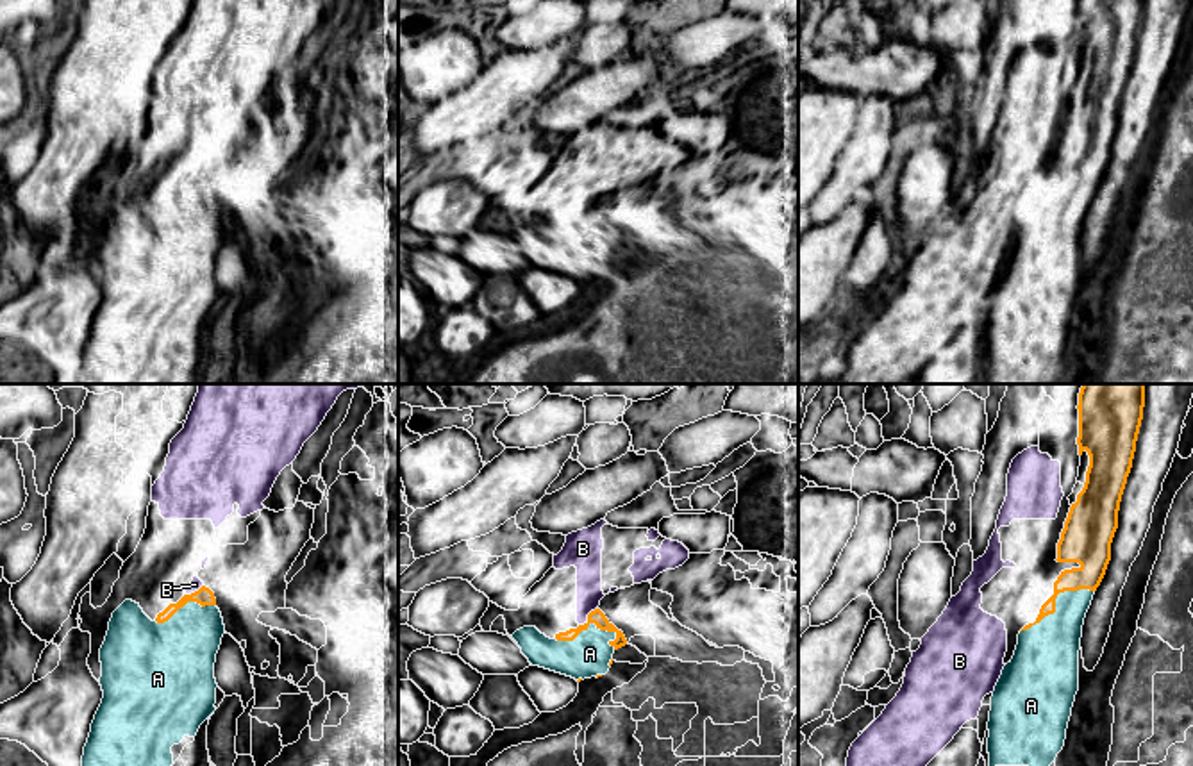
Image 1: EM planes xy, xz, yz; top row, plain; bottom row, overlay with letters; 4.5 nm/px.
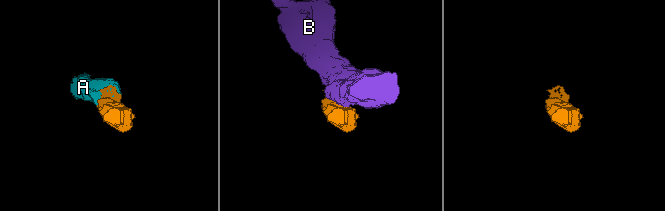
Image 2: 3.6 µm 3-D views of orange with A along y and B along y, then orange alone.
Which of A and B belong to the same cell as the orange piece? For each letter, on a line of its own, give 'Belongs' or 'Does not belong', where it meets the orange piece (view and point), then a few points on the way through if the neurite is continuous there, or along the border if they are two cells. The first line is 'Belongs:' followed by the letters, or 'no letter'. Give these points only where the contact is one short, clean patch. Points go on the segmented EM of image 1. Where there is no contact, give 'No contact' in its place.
Belongs: A
A: Belongs. Touches orange at yz (1054, 602)
B: Does not belong. Touches orange at xz (588, 616)

